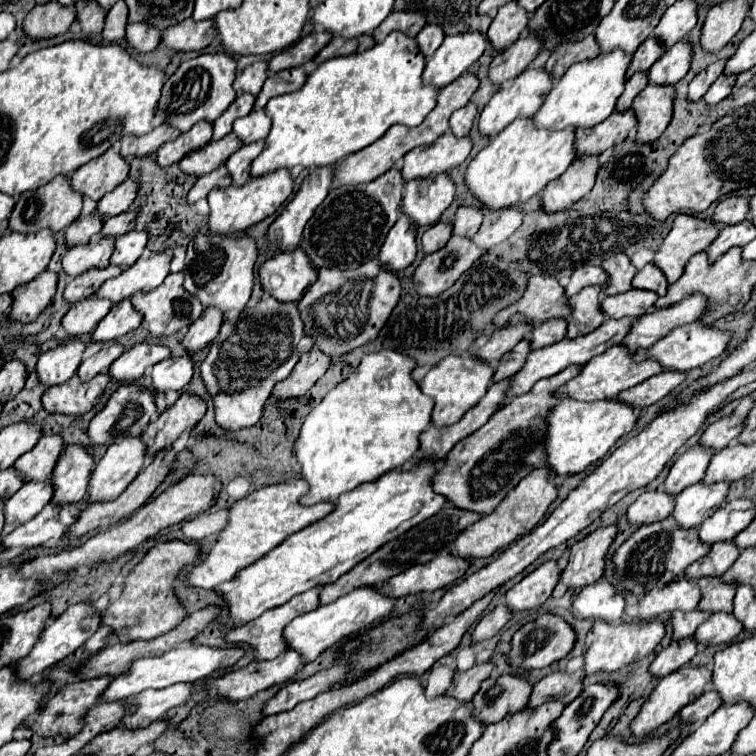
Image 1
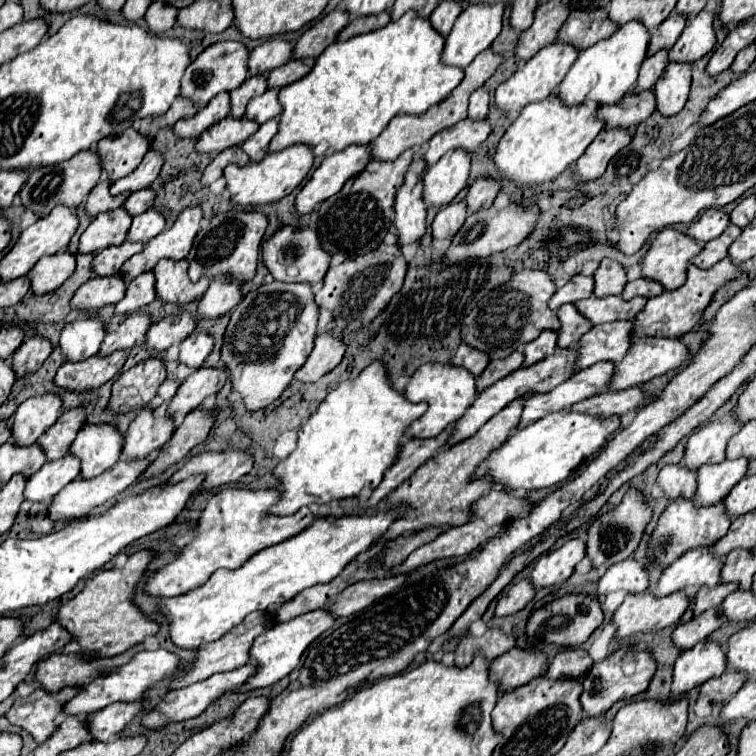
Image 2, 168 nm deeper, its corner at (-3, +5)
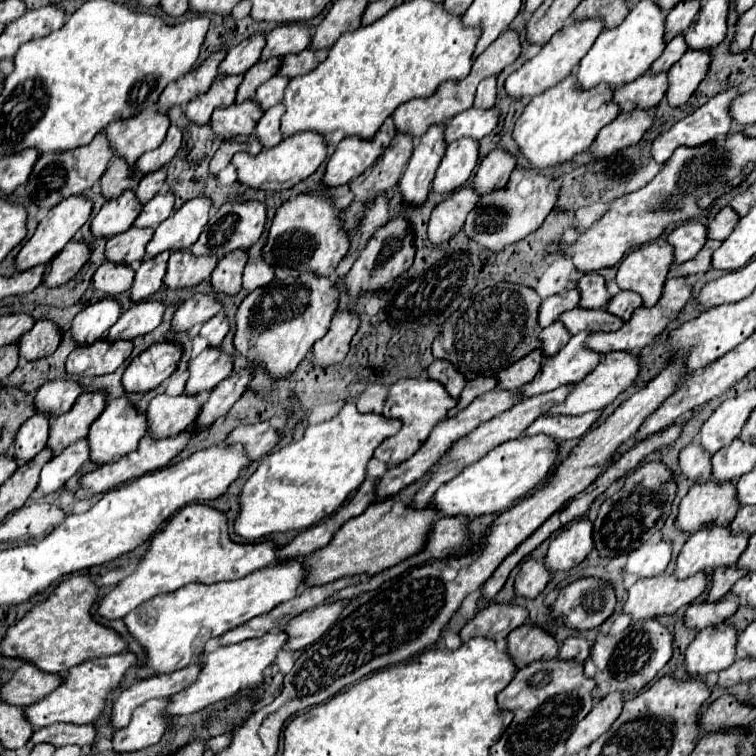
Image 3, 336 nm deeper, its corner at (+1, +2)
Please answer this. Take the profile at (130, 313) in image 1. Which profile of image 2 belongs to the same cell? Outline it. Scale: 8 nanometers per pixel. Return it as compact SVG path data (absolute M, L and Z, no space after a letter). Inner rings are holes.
M146 272L132 280L126 288L126 296L116 304L116 314L118 316L128 316L144 306L154 302L154 274Z

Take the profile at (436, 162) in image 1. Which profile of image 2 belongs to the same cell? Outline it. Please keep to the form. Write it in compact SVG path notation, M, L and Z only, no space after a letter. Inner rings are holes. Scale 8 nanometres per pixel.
M462 120L452 128L446 128L430 138L428 148L424 152L426 164L438 162L446 152L454 148L462 148L466 152L474 152L490 134L490 124L486 120L474 122L474 120Z

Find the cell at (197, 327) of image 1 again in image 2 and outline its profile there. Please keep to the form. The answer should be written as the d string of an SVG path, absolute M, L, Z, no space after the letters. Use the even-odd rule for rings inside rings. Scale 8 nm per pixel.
M226 276L214 278L198 304L198 318L216 320L228 314L240 302L240 298L240 284L234 284L234 280L226 280Z

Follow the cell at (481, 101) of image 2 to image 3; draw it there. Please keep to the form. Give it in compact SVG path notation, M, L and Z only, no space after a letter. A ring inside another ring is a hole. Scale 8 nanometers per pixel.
M490 75L490 77L480 81L478 91L476 91L474 107L490 109L494 105L494 101L496 101L496 79L498 79L498 75Z

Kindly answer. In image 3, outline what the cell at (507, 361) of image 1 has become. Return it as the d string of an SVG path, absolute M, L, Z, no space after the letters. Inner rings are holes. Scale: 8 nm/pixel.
M478 377L474 381L468 381L466 387L462 389L460 397L458 397L458 405L454 407L454 411L462 411L472 399L476 399L478 395L492 391L496 387L496 379L494 377Z

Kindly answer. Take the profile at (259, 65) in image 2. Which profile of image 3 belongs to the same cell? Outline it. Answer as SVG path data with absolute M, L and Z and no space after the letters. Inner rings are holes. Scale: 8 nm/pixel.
M298 23L280 25L272 33L268 33L268 41L260 59L272 59L272 57L284 57L288 53L298 53L306 49L310 41L312 41L312 35L308 27Z

